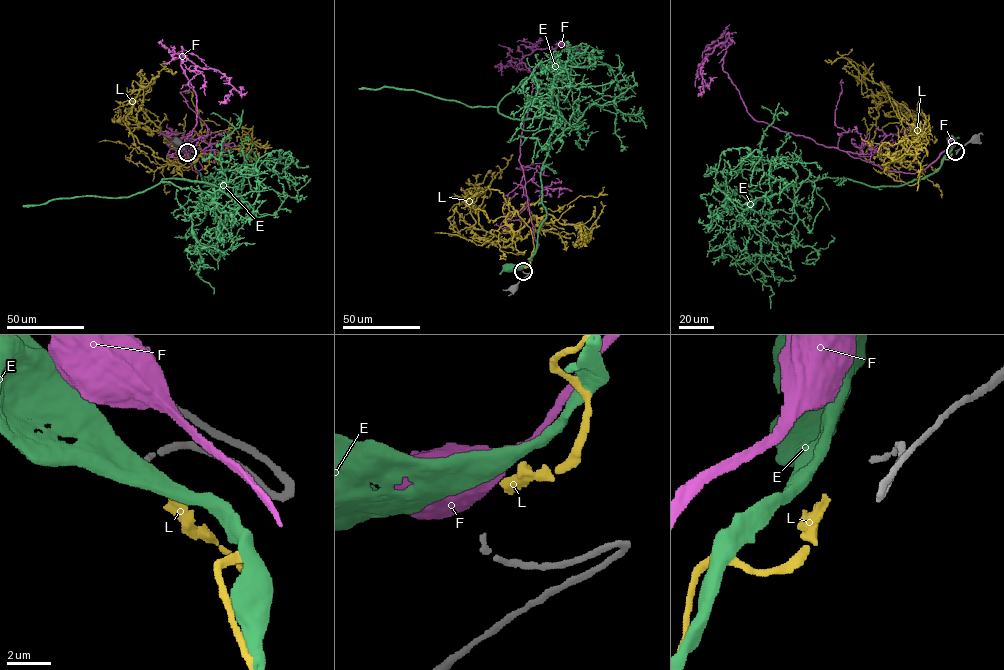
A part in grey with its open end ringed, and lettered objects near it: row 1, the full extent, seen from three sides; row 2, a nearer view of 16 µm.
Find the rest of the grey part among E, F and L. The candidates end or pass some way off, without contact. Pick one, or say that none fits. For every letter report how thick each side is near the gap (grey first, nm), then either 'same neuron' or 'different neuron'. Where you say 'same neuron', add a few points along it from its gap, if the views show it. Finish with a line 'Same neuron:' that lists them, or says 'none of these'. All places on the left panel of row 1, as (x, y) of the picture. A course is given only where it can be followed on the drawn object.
E: calibres 240 and 700 nm; different neuron
F: calibres 240 and 900 nm; different neuron
L: calibres 240 and 480 nm; same neuron; course (189, 155), (195, 183), (170, 162), (177, 151), (143, 111), (159, 71), (176, 71)
Same neuron: L

